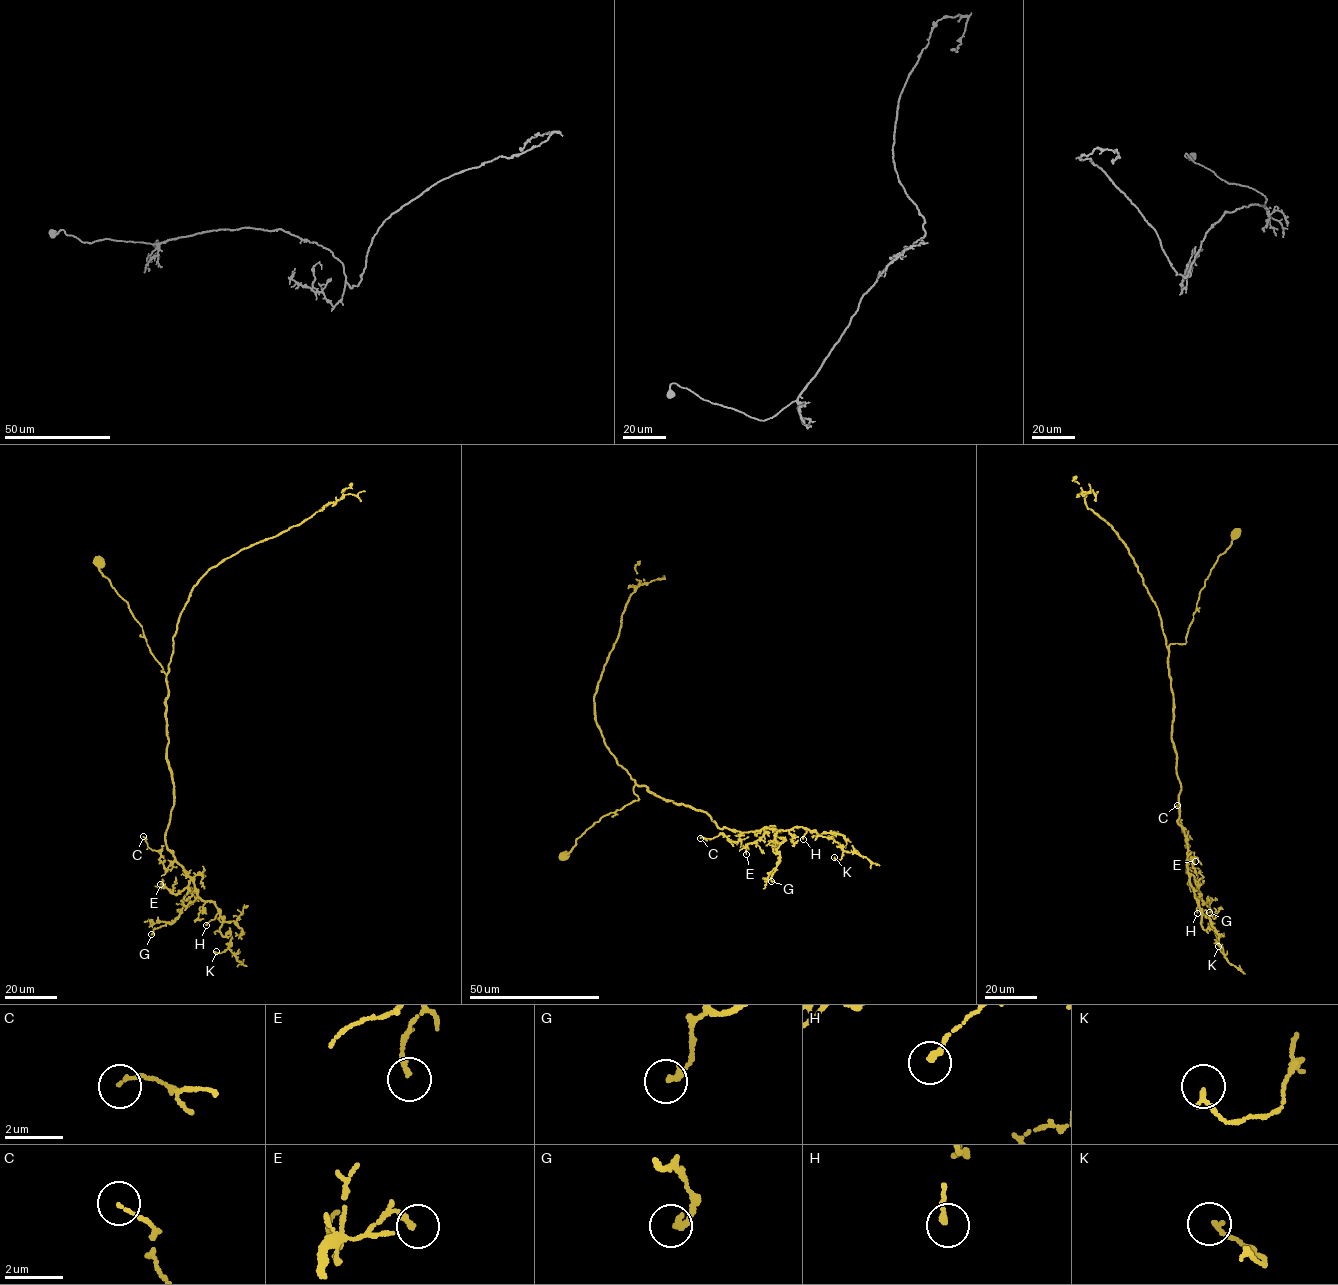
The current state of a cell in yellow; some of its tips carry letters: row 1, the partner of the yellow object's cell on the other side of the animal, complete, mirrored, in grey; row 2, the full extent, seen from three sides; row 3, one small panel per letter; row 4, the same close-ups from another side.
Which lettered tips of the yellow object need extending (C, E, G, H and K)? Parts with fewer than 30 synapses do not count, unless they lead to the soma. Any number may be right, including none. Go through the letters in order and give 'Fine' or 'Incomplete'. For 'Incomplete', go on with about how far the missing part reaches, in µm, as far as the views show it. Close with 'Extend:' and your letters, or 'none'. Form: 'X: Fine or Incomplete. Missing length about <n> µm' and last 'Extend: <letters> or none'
C: Fine
E: Fine
G: Fine
H: Fine
K: Fine
Extend: none

